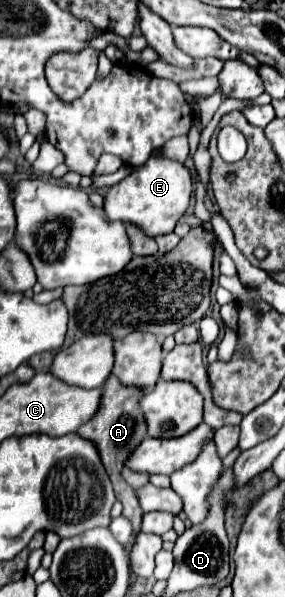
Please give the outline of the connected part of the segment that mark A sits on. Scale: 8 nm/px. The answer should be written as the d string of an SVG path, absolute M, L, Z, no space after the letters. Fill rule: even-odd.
M108 376L104 386L102 386L102 400L100 400L100 408L98 412L92 416L90 422L86 422L84 426L78 428L78 436L84 438L84 440L90 440L94 442L94 446L98 448L98 454L102 458L102 464L114 484L114 492L116 492L116 498L122 502L124 506L124 516L132 522L134 530L138 532L140 530L140 522L142 522L142 510L140 510L140 504L136 502L136 494L134 494L134 488L130 488L122 476L120 476L120 470L124 468L124 458L128 458L128 454L144 440L146 436L146 428L144 428L144 416L140 414L140 396L144 392L140 390L134 390L134 388L126 388L124 384L120 384L120 380L116 376Z

